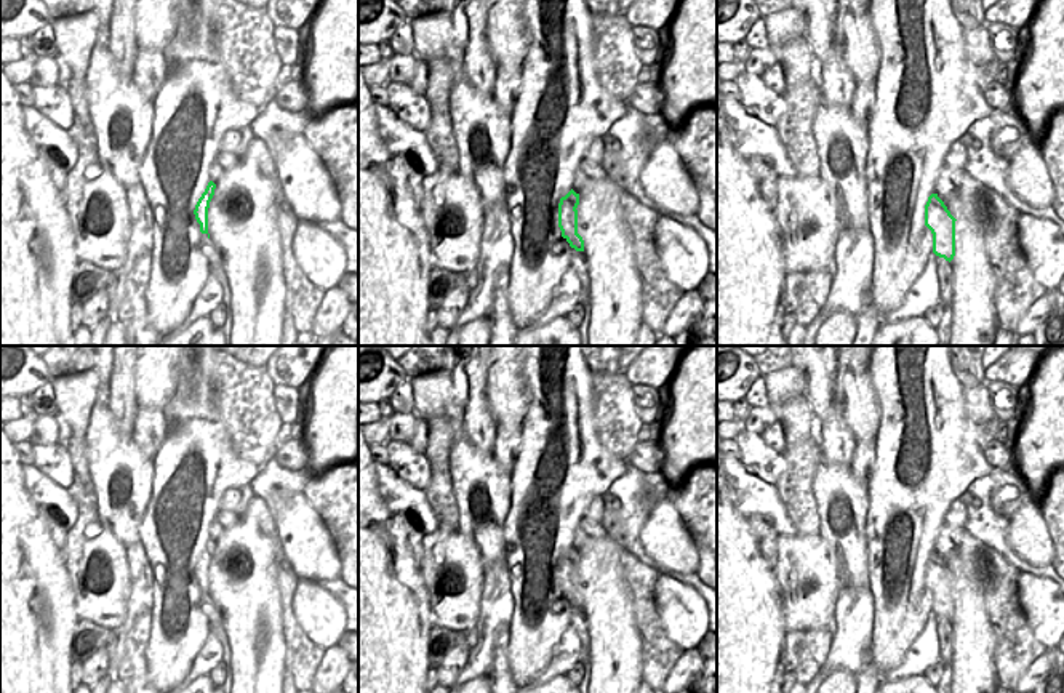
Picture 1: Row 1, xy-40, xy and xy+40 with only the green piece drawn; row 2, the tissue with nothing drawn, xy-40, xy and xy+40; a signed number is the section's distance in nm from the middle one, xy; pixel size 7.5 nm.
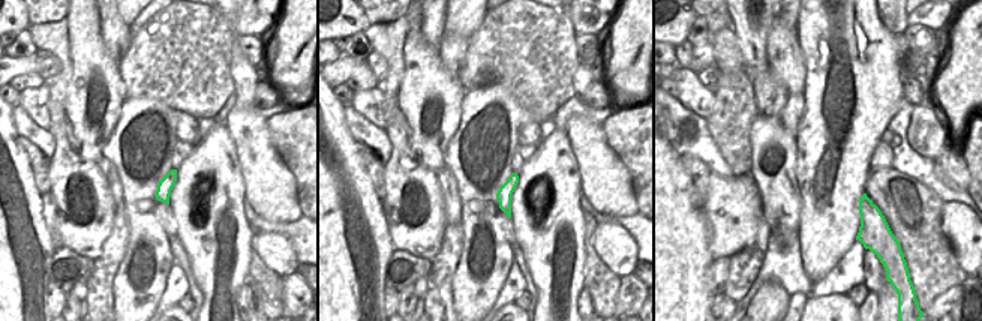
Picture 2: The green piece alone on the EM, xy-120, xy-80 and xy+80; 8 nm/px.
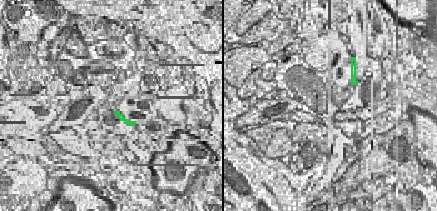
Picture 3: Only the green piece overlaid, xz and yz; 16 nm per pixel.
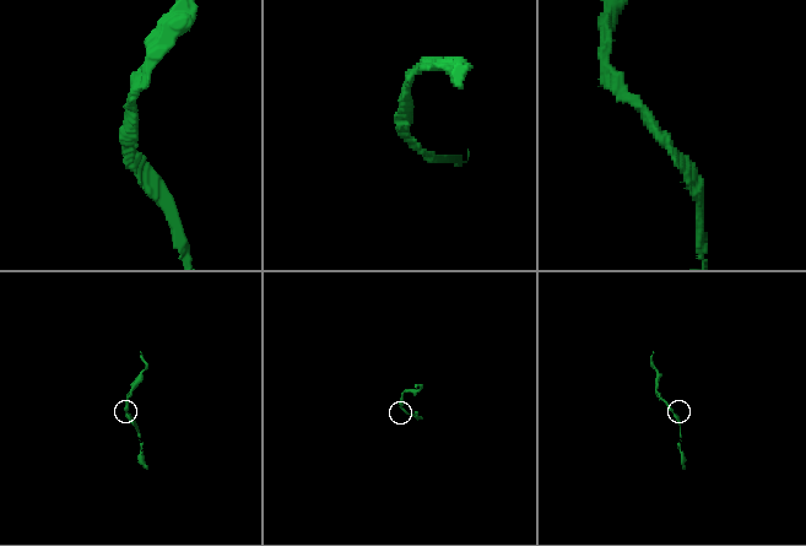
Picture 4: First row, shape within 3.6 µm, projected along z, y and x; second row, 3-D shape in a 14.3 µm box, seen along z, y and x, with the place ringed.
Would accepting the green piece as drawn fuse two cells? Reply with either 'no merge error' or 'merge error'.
no merge error

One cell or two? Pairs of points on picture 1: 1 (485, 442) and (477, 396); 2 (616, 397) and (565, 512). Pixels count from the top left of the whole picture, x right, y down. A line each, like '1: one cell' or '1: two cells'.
1: one cell
2: one cell

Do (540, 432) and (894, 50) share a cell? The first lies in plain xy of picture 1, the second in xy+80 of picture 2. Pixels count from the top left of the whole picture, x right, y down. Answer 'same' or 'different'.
same

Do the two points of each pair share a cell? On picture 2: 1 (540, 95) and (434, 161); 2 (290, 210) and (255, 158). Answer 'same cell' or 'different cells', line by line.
1: different cells
2: same cell

